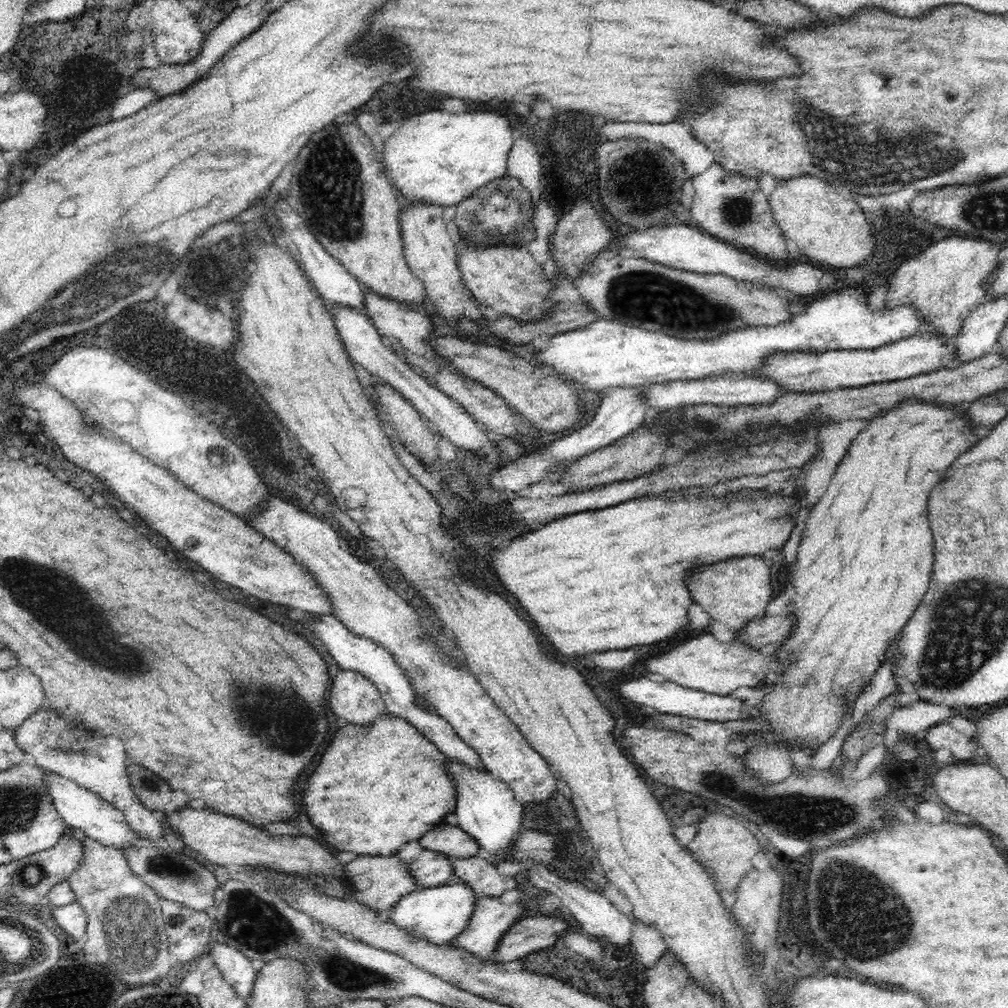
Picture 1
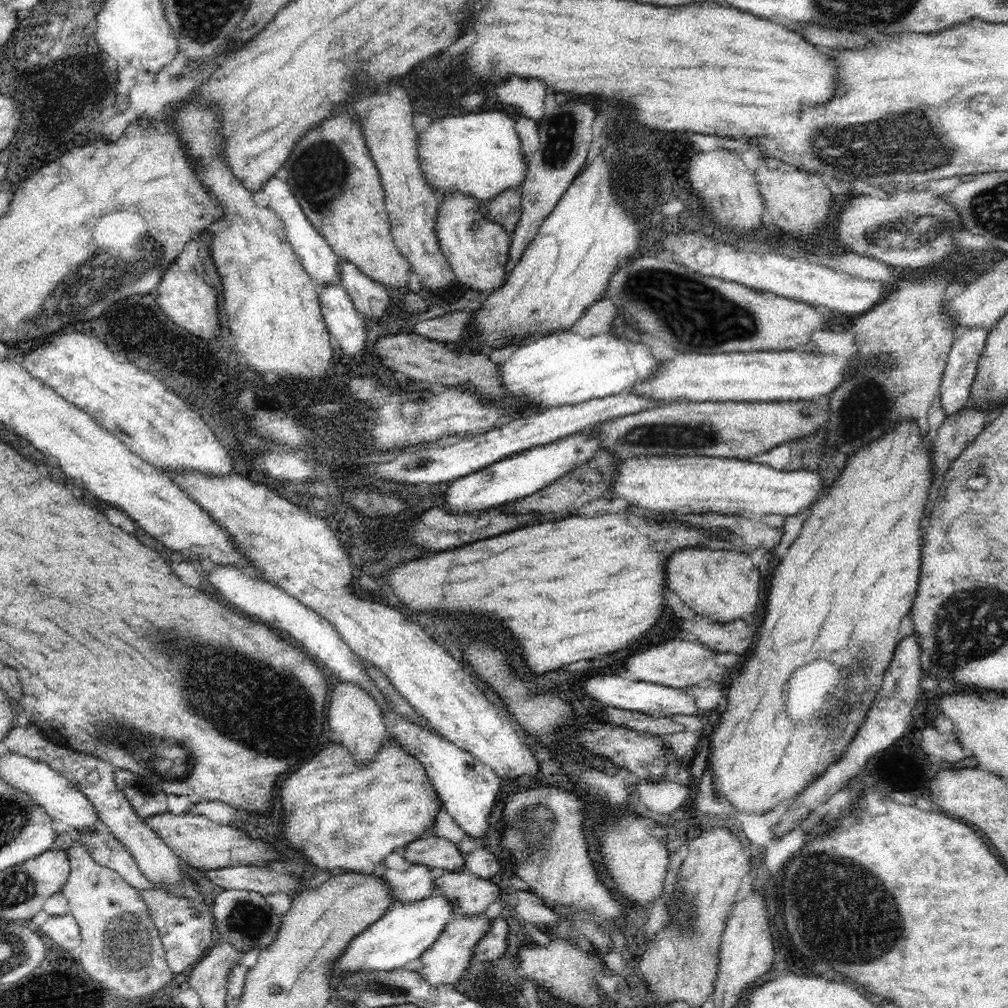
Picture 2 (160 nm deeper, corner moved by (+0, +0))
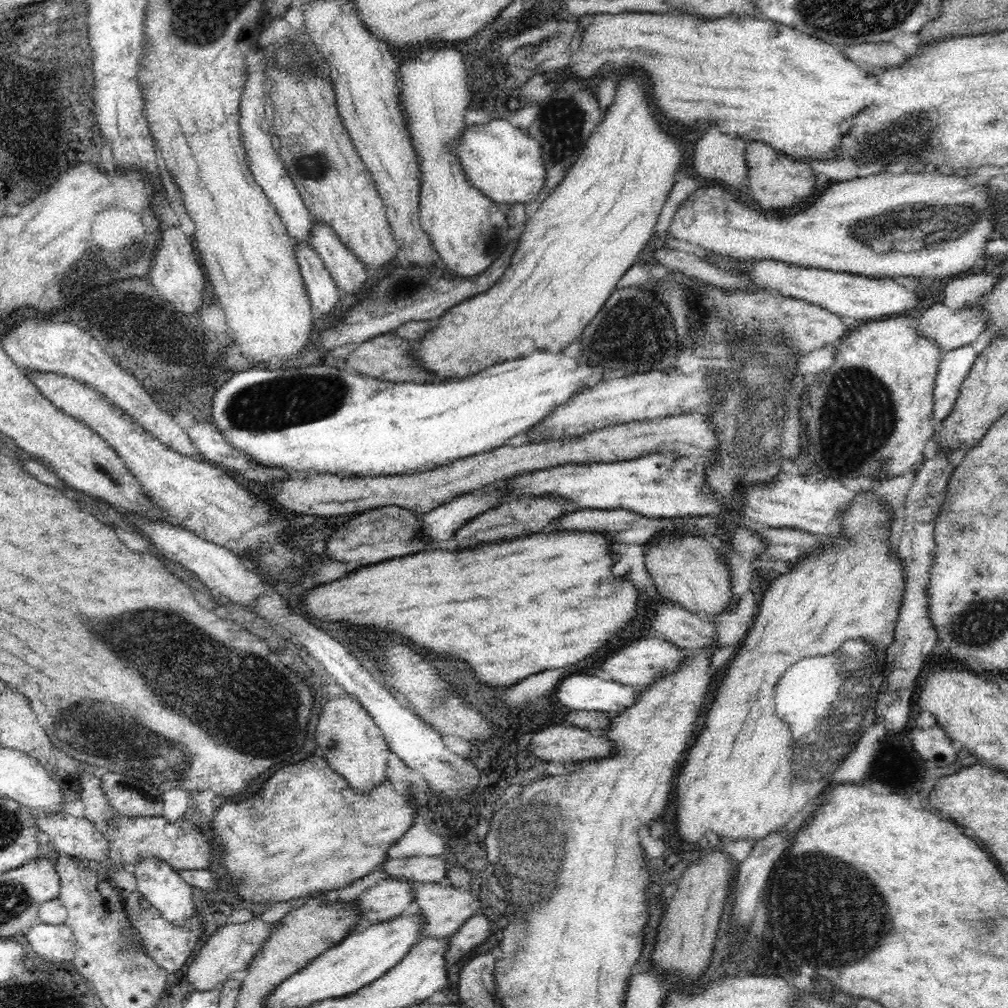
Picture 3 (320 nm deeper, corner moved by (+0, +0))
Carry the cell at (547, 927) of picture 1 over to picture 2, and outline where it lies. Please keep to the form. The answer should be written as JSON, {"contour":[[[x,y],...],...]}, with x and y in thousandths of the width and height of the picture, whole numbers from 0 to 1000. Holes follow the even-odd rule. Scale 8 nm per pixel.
{"contour":[[[498,909],[490,910],[486,922],[484,922],[471,937],[471,944],[467,950],[479,953],[495,951],[500,948],[502,944],[503,931],[503,915],[498,912]]]}

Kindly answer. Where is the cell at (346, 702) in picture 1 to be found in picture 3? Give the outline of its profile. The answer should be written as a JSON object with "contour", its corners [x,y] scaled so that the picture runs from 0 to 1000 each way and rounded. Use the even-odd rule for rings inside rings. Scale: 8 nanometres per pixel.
{"contour":[[[347,690],[325,694],[317,708],[312,736],[312,750],[321,750],[325,758],[345,775],[345,779],[351,782],[352,786],[365,786],[367,782],[377,779],[384,770],[387,746],[385,737],[371,713]]]}

